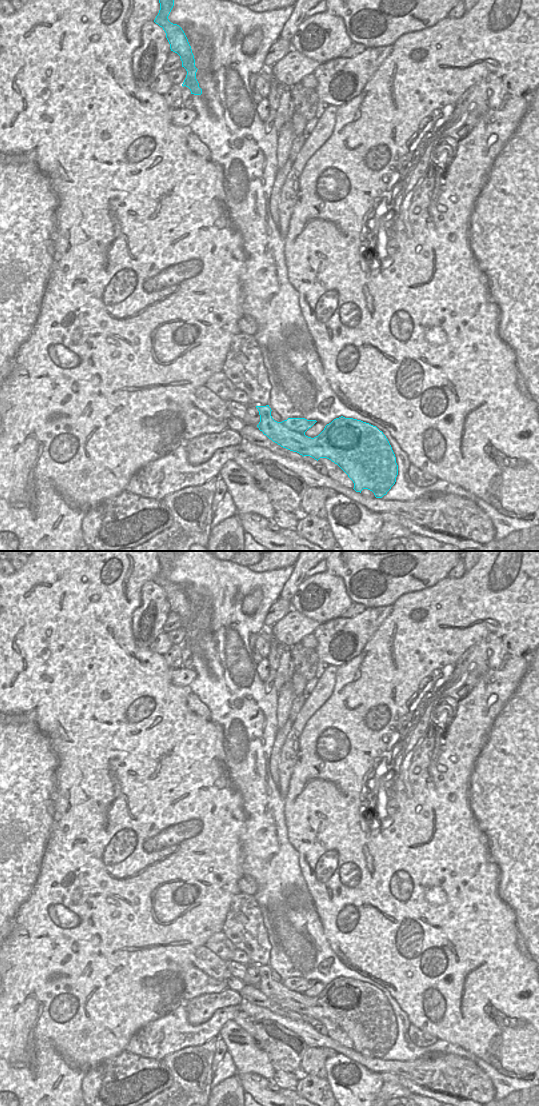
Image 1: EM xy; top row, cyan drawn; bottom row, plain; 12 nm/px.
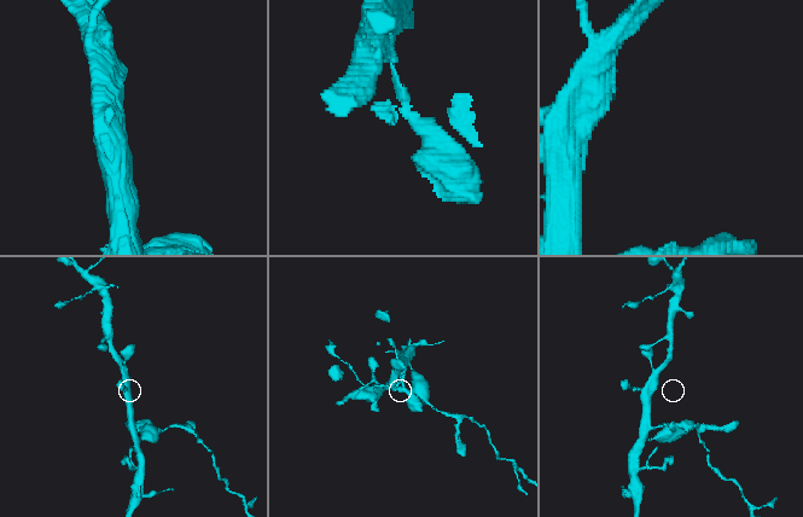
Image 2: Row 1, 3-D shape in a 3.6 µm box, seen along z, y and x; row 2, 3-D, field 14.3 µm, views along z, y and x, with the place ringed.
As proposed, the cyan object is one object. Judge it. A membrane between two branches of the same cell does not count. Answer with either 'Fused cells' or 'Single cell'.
Fused cells

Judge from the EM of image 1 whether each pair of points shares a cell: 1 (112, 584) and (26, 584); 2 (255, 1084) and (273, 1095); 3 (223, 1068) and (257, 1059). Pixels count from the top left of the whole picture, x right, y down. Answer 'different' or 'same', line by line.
1: same
2: same
3: different

